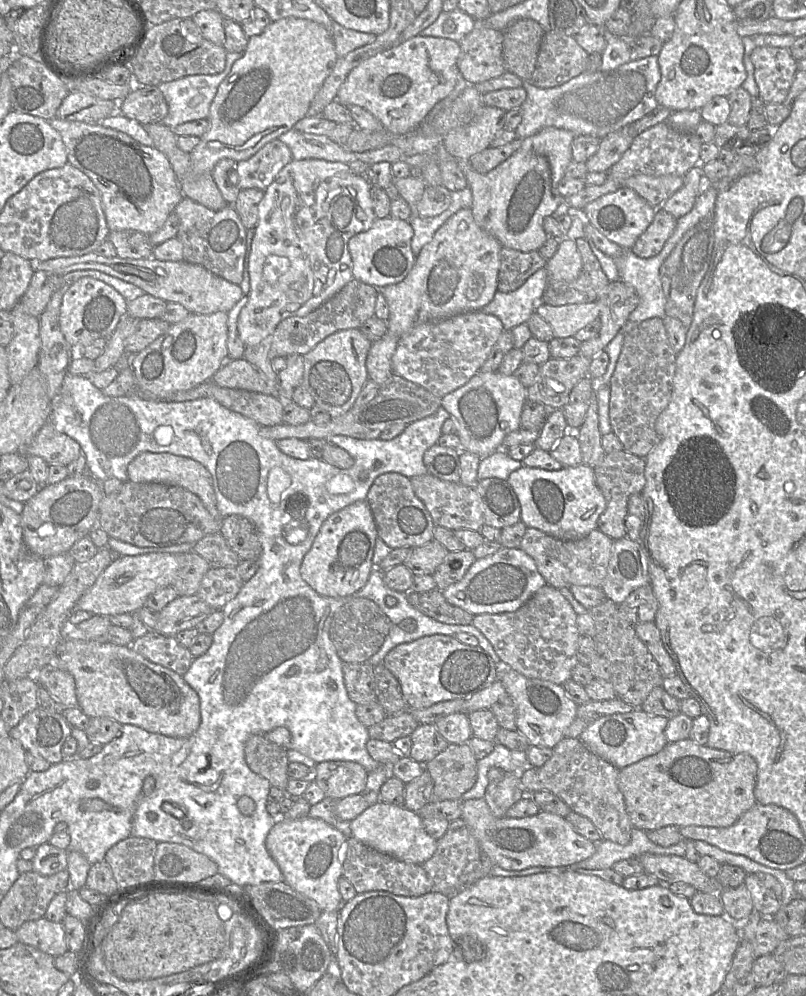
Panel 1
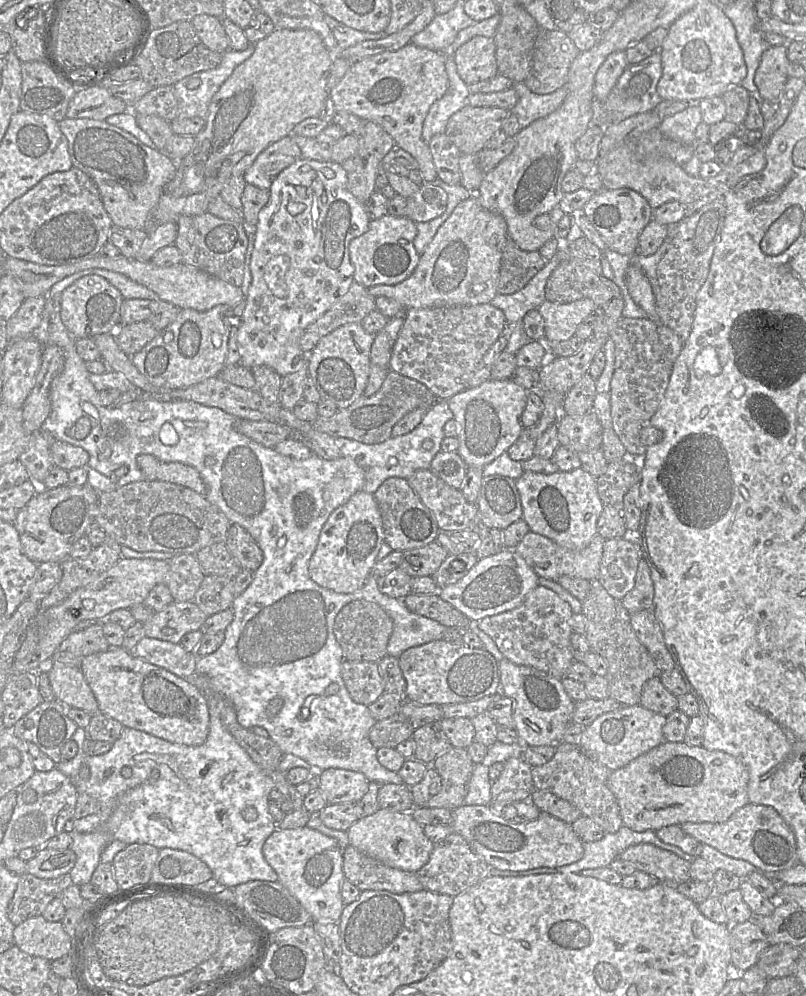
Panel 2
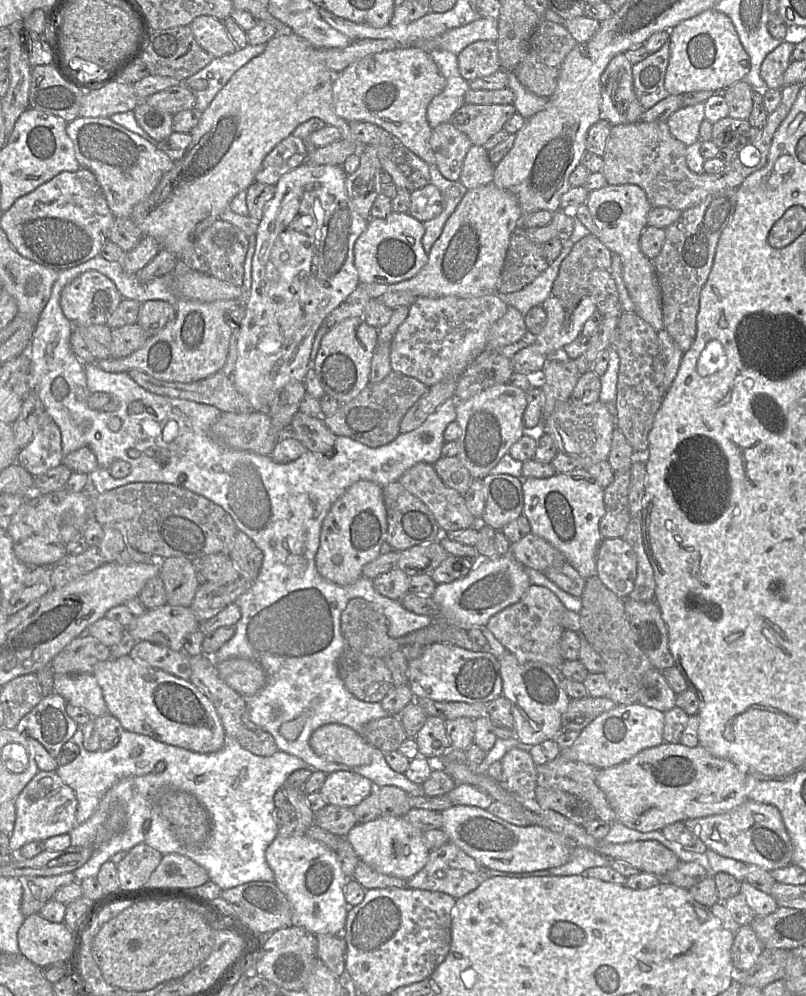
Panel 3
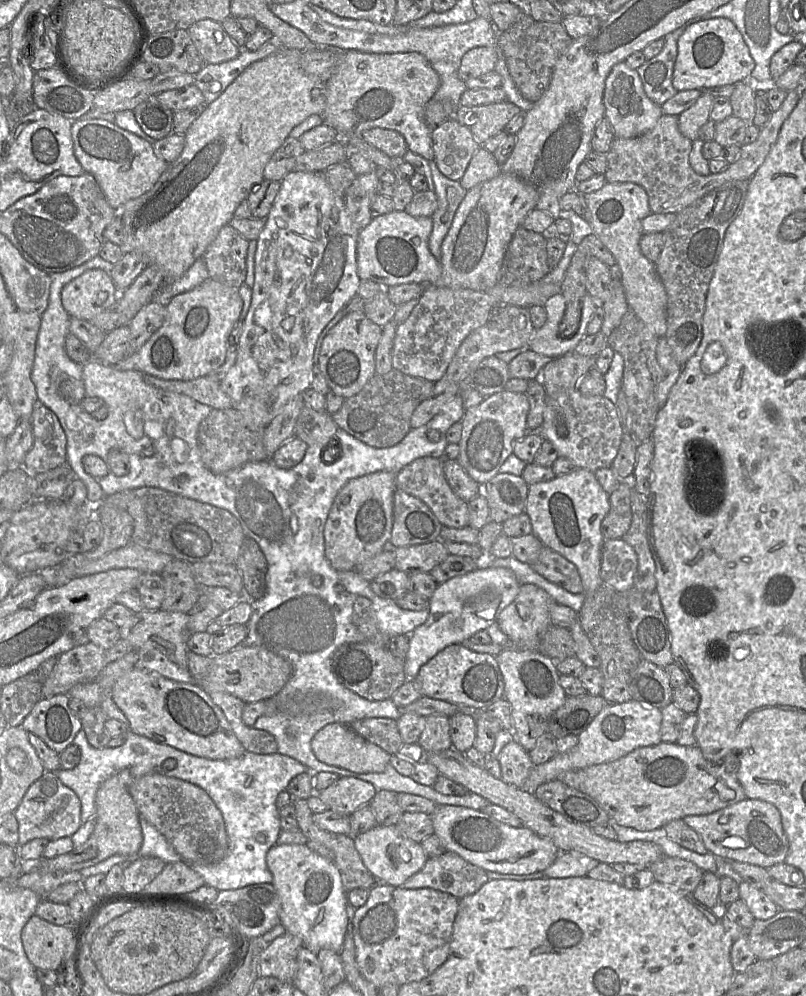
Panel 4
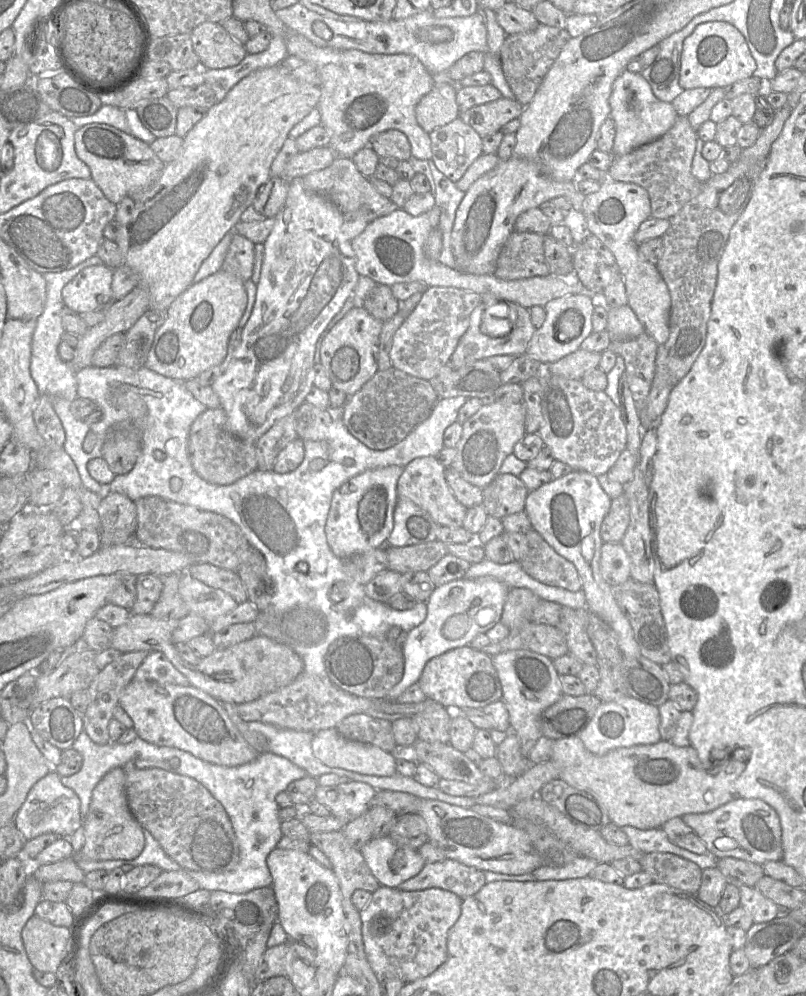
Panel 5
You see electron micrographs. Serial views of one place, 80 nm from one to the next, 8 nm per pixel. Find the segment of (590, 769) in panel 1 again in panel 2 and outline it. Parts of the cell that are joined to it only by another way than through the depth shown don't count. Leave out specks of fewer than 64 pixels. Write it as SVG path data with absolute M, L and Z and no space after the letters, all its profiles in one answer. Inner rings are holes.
M560 742L553 758L542 766L532 767L535 790L549 791L570 802L582 813L591 818L606 833L615 833L622 826L617 799L608 787L611 770L586 754L579 745Z

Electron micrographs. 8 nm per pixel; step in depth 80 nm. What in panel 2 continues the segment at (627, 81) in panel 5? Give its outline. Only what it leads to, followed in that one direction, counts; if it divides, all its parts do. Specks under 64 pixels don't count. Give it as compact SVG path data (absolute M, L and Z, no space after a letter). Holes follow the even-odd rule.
M625 51L611 53L600 66L595 76L593 94L595 99L605 103L619 77L629 64Z

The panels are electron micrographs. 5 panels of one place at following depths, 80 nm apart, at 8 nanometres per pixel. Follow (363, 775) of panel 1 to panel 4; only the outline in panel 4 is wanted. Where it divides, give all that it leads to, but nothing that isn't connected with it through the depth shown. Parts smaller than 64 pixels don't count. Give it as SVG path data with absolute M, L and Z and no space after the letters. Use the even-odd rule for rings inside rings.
M340 776L320 792L315 792L334 812L351 815L359 807L369 804L377 789L370 782L355 777Z

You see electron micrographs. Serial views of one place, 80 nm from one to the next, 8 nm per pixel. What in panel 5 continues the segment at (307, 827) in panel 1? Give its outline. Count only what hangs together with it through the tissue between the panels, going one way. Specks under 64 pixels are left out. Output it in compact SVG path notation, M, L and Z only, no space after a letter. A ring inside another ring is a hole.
M277 847L268 854L266 864L278 904L278 921L289 939L312 951L316 968L325 967L339 975L347 956L348 936L342 894L333 870L322 866L308 852Z

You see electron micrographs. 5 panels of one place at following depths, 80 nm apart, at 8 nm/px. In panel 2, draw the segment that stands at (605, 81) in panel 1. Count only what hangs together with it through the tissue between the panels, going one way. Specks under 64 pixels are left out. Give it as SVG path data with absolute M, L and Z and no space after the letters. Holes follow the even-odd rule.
M660 50L654 51L651 56L639 63L628 65L623 74L619 77L605 103L598 101L594 97L591 124L606 127L619 123L636 114L655 109L657 105L663 101L657 92L658 82L662 74L662 56ZM514 82L513 88L518 94L518 101L510 112L517 116L520 130L554 112L567 96L566 86L543 95L533 93L524 82Z

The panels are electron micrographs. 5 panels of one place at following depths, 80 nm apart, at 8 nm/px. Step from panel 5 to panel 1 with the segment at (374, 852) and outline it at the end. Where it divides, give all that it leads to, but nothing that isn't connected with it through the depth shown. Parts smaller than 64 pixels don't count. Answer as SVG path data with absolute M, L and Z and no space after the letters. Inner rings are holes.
M378 801L350 822L352 836L371 848L399 860L423 864L436 851L437 840L424 829L421 817L404 806Z

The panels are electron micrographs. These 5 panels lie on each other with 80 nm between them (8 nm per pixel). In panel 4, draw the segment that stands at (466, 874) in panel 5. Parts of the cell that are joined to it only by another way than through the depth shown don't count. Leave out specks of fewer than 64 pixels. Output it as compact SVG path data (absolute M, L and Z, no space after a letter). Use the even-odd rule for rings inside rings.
M445 851L428 858L424 866L409 877L402 887L432 888L461 899L478 891L489 880L486 872L458 854Z

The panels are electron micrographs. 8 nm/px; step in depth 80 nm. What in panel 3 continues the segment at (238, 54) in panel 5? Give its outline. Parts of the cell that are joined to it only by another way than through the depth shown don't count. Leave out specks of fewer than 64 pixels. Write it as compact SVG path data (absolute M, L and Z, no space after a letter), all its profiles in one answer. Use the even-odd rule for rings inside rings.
M198 16L190 27L198 44L214 58L231 54L238 49L223 22L212 16Z

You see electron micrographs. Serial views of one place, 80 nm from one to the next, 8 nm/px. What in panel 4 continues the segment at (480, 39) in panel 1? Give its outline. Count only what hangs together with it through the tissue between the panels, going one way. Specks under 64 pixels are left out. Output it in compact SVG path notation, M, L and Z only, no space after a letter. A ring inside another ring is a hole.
M475 47L467 51L458 66L458 76L464 82L494 71L499 58L495 47Z

